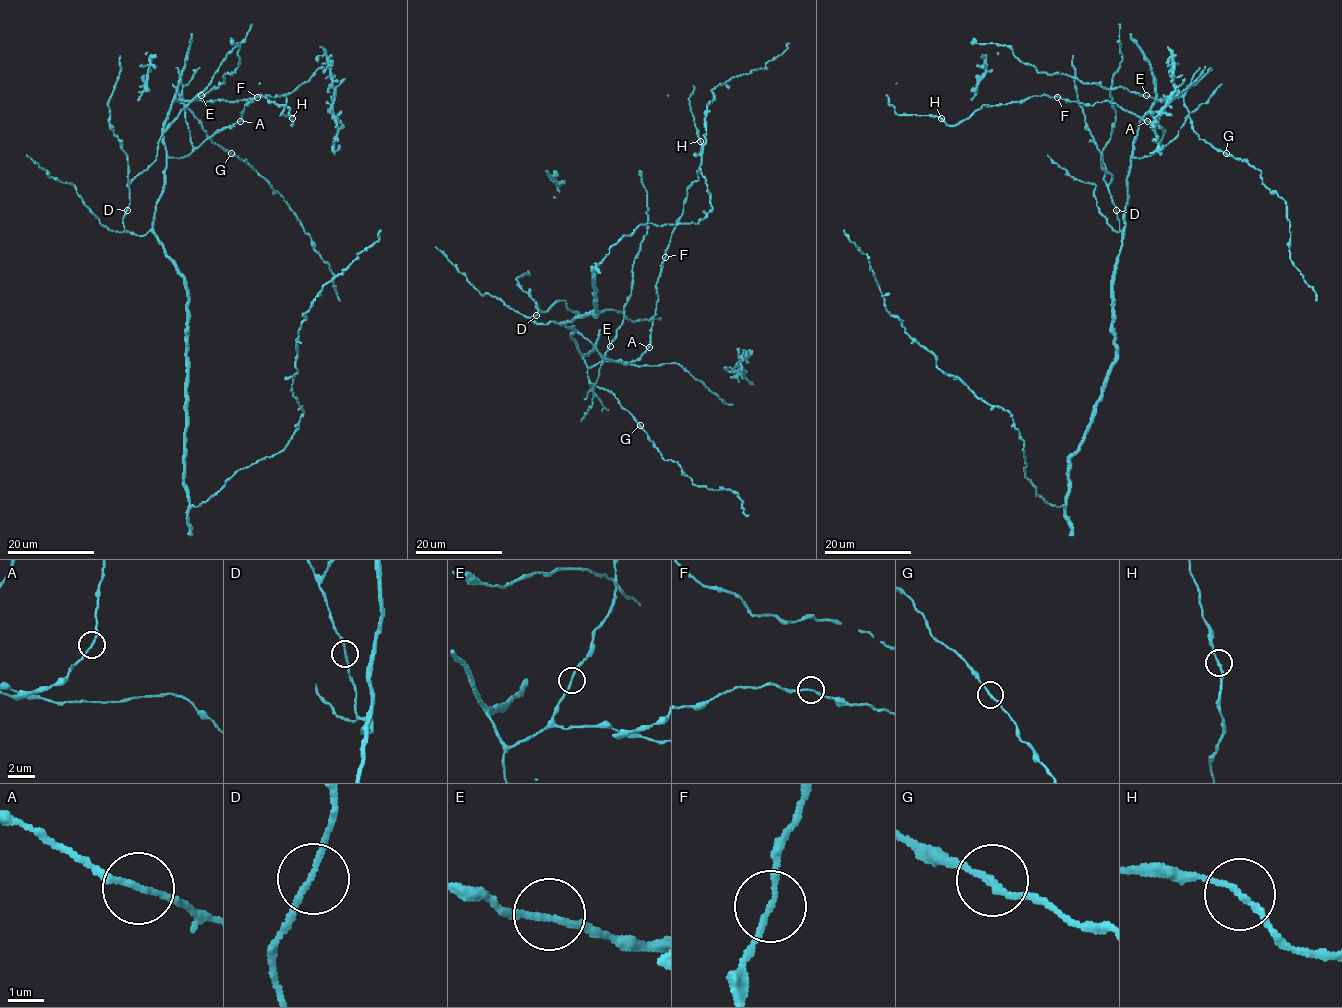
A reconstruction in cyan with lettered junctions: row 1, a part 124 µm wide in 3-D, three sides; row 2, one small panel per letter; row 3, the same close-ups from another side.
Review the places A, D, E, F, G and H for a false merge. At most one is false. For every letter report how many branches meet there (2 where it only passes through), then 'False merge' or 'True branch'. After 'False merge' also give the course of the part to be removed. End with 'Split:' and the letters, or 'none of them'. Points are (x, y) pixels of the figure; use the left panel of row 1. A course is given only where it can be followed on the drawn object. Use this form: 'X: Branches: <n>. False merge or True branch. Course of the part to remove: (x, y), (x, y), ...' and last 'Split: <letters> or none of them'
A: Branches: 2. True branch
D: Branches: 2. True branch
E: Branches: 2. True branch
F: Branches: 2. True branch
G: Branches: 2. True branch
H: Branches: 2. True branch
Split: none of them

